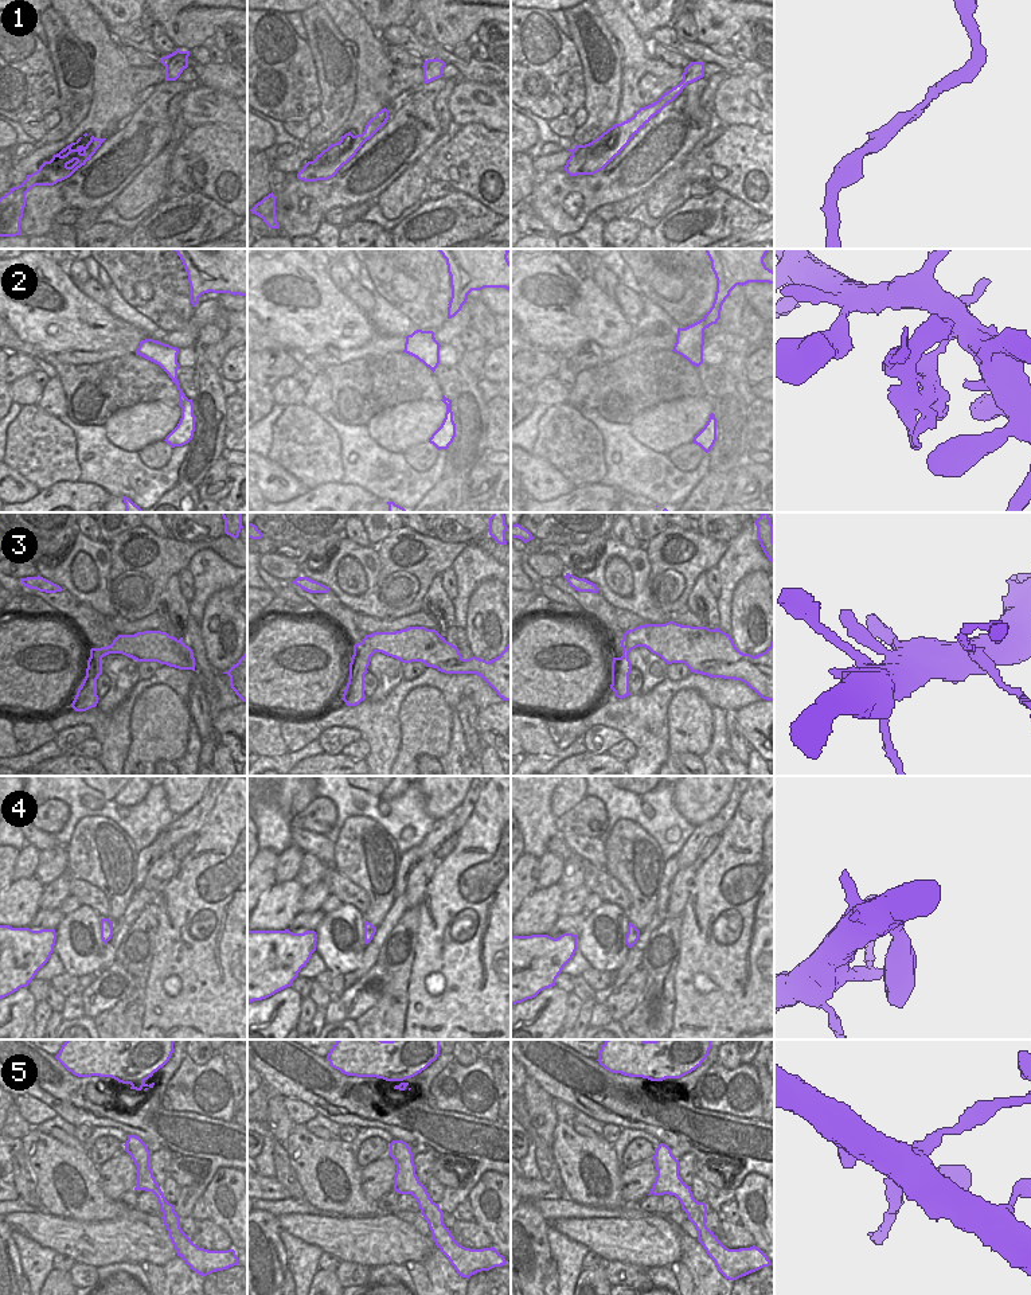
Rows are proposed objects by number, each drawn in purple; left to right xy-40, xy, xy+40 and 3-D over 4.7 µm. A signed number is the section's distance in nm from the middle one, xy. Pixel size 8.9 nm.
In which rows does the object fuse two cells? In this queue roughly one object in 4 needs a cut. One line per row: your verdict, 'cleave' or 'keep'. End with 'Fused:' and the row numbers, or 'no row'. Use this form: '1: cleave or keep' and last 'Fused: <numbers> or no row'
1: keep
2: cleave
3: keep
4: keep
5: keep
Fused: 2

